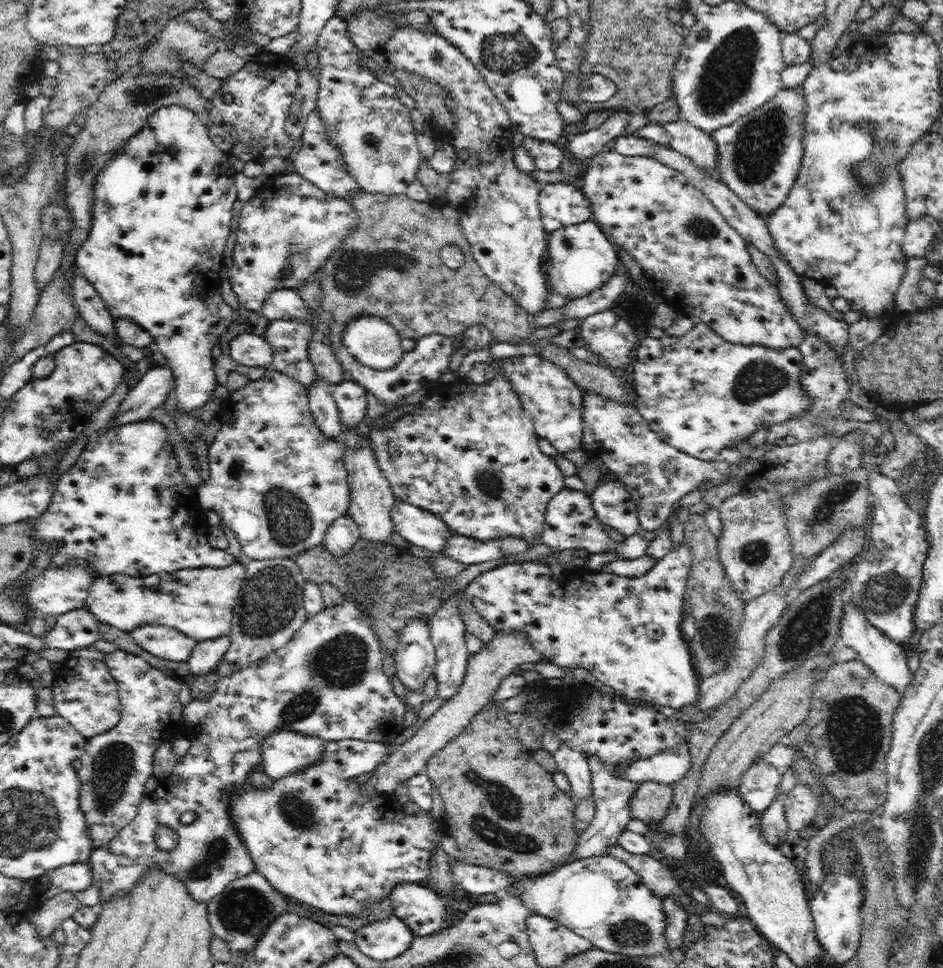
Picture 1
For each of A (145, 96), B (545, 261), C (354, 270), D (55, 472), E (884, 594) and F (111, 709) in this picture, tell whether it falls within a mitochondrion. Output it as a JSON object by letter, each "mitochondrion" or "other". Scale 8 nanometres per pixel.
{"A":"mitochondrion","B":"other","C":"mitochondrion","D":"other","E":"mitochondrion","F":"other"}

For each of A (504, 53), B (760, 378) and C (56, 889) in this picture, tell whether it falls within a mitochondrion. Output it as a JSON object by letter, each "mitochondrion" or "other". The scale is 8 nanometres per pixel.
{"A":"mitochondrion","B":"mitochondrion","C":"other"}

